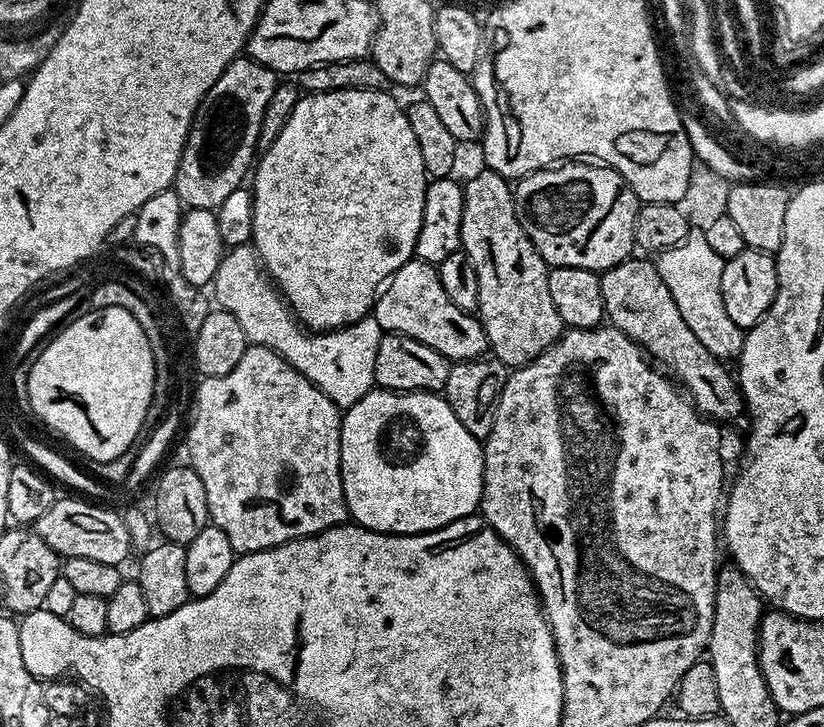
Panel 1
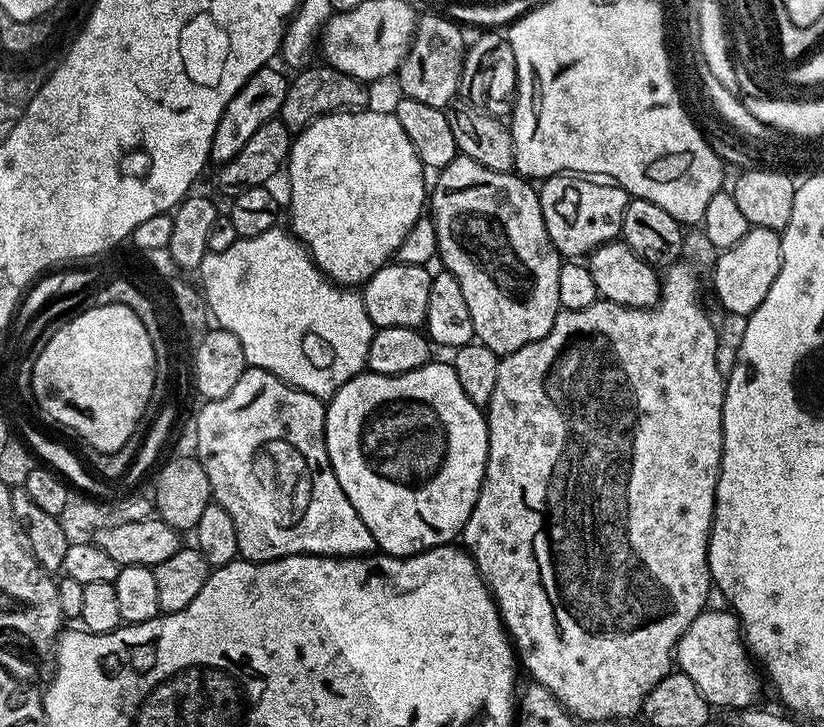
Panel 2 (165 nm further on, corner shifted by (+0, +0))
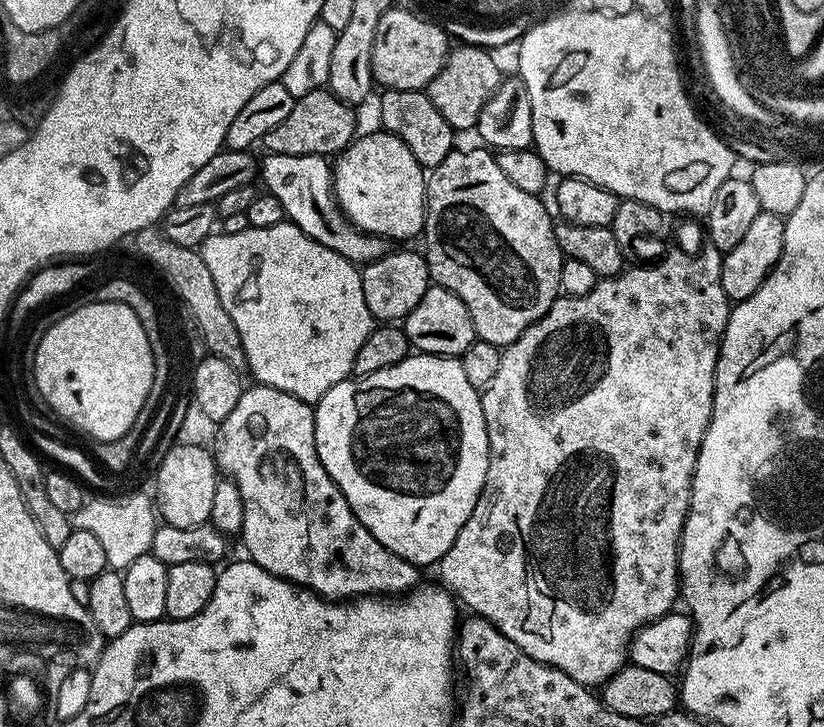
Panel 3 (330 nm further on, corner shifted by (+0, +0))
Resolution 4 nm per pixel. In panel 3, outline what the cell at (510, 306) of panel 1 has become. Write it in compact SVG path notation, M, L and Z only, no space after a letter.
M479 146L480 148L468 148L465 152L460 152L460 150L453 150L447 158L445 158L442 163L434 169L431 169L430 175L426 180L426 207L424 210L424 231L422 233L422 241L424 240L424 248L422 247L422 255L425 260L428 261L428 275L431 277L433 281L439 287L445 288L446 290L450 290L457 296L458 298L462 298L462 302L466 306L466 310L470 310L470 322L474 326L474 330L476 331L476 339L485 340L486 342L490 342L491 344L497 346L507 346L509 344L513 344L517 338L525 332L525 330L532 325L536 320L540 320L544 317L546 313L550 310L550 306L555 302L555 300L561 295L560 290L560 275L562 274L562 266L565 262L564 251L560 249L558 246L558 238L556 237L556 224L554 223L554 219L552 220L553 213L550 211L548 213L548 208L543 204L543 199L540 196L535 196L534 194L526 194L526 190L521 190L519 186L514 186L514 182L510 182L510 178L506 178L506 174L502 174L502 170L498 166L498 162L496 161L495 155L487 147Z

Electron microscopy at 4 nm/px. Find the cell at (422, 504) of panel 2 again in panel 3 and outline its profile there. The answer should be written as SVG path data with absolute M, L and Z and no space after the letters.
M409 354L398 366L390 366L386 370L378 370L378 374L369 376L358 376L338 382L330 390L326 390L324 397L315 401L314 411L316 413L316 425L314 426L314 438L316 439L316 449L318 458L330 474L330 478L342 490L350 510L398 558L408 560L417 566L424 564L439 565L440 560L454 546L454 538L458 538L458 530L470 518L474 506L480 497L482 486L486 482L486 470L488 469L488 435L486 434L486 422L482 414L482 402L480 401L480 392L474 386L470 386L470 381L466 379L466 373L462 371L459 359L450 356L429 356L427 354Z

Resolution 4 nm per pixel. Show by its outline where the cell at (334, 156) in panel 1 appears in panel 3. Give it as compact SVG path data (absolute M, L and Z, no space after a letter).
M377 130L369 136L361 135L335 157L332 169L332 188L336 191L336 200L344 211L348 221L364 232L373 232L375 236L387 236L399 242L407 236L419 237L424 231L424 210L426 207L426 172L406 150L406 146L397 136Z

